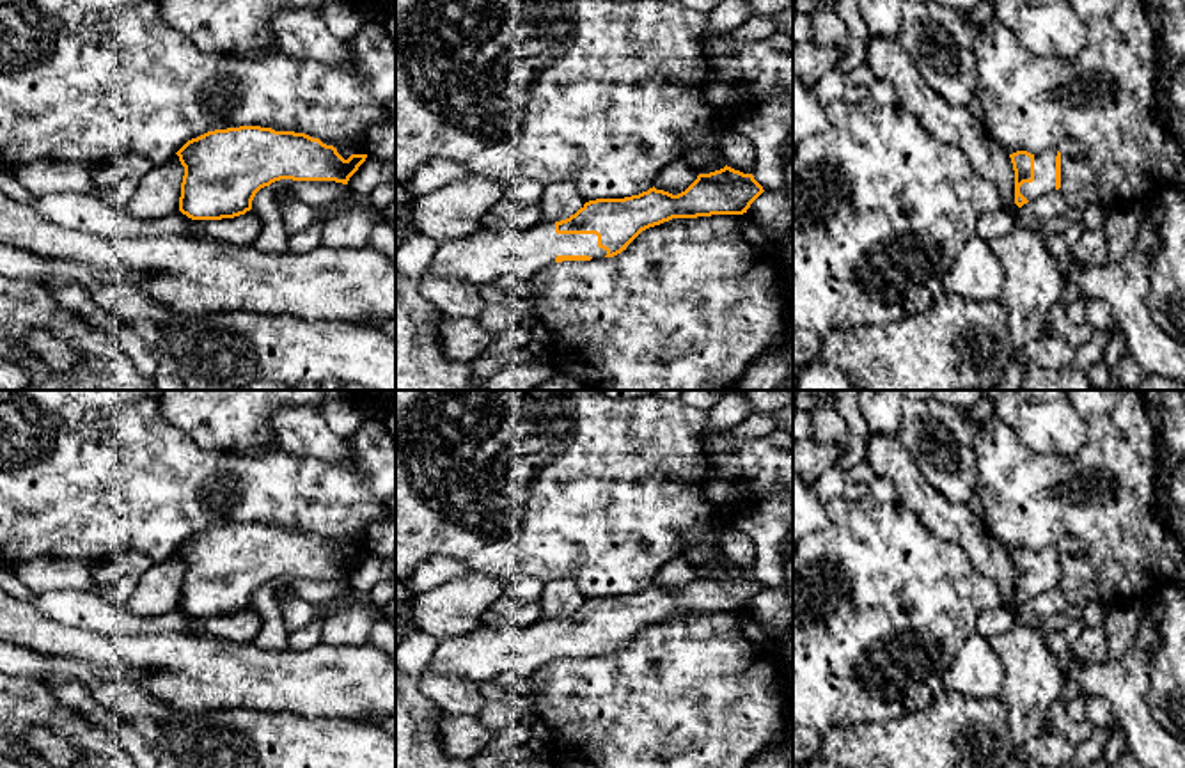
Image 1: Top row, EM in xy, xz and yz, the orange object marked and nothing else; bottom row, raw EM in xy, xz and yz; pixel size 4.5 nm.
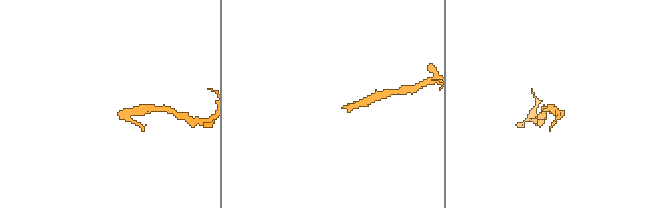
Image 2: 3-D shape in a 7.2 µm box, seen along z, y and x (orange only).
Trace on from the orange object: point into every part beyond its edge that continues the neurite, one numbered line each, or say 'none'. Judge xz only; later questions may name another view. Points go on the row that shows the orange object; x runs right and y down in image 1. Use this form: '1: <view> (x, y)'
1: xz (481, 258)

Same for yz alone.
1: yz (1043, 181)

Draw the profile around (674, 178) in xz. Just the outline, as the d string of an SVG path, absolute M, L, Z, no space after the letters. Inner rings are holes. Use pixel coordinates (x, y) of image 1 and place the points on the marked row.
M681 158L681 160L669 163L667 167L663 167L656 174L653 186L656 190L663 190L672 195L678 195L678 193L685 192L695 179L697 179L697 172L692 170L687 165L687 161Z

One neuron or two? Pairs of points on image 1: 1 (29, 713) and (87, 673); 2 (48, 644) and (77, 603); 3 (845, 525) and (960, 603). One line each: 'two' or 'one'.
1: two
2: two
3: one

